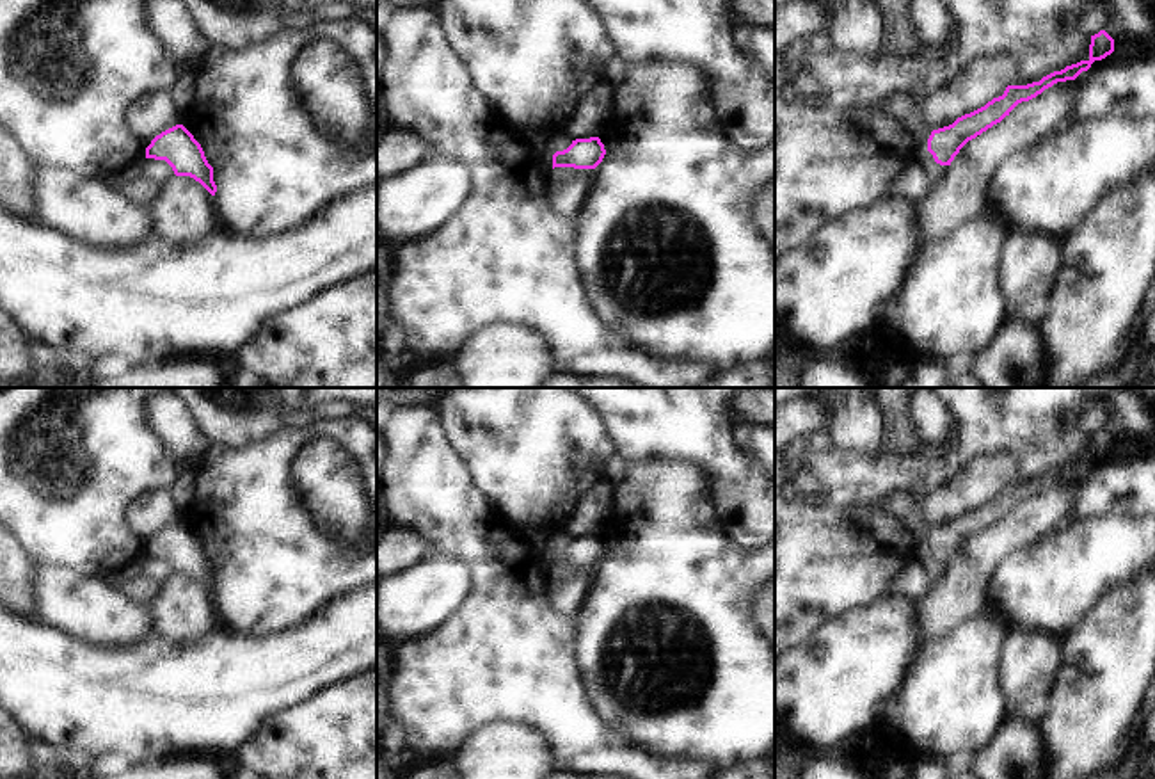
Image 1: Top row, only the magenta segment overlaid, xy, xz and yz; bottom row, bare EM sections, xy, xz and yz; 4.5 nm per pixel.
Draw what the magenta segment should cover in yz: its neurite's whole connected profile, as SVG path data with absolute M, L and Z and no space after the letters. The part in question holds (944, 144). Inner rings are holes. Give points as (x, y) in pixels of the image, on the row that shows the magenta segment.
M1100 30L1091 36L1089 59L1066 66L1027 85L1008 85L1004 94L993 98L984 107L958 117L952 124L933 130L928 139L928 151L940 165L951 165L960 149L993 124L1000 123L1022 101L1029 101L1057 82L1075 80L1087 71L1095 60L1102 60L1114 52L1114 39Z

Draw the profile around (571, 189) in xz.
M551 169L551 197L554 201L554 208L565 219L579 217L590 199L593 181L593 169Z

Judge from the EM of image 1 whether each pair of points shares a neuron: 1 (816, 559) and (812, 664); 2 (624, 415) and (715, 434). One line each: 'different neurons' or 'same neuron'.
1: different neurons
2: same neuron

